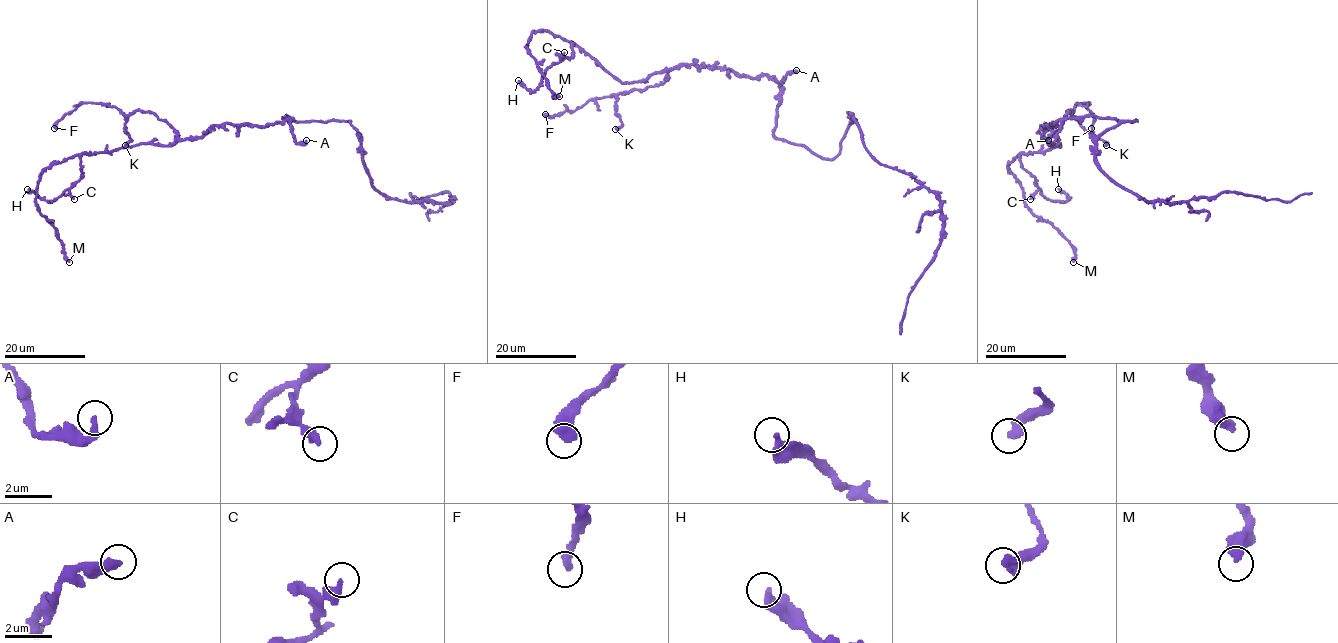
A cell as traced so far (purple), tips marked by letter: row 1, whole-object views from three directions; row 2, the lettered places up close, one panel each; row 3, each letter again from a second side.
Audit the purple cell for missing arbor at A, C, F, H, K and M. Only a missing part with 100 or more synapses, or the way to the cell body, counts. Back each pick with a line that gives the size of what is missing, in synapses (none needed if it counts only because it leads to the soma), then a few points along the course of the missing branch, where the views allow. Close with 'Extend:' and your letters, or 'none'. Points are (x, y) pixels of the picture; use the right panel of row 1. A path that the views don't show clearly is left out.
Extend: none

